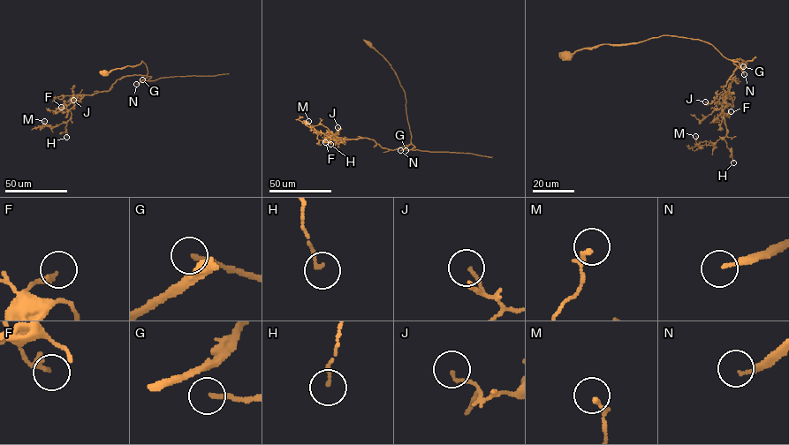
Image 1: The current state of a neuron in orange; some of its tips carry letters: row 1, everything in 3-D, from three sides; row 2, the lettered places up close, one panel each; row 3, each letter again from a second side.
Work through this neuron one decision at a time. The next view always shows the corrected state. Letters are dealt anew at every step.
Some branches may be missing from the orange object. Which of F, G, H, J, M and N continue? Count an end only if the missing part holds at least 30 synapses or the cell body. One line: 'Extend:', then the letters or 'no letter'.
Extend: G, N

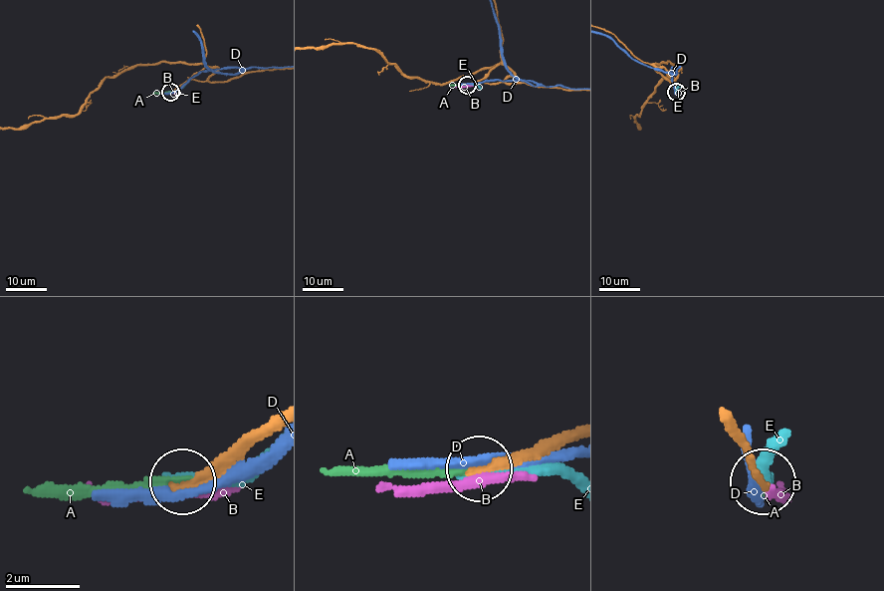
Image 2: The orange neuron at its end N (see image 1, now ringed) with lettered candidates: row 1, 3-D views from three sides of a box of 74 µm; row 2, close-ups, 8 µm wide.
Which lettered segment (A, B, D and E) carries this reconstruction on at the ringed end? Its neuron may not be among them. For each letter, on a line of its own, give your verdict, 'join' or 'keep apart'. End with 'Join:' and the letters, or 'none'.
A: join
B: keep apart
D: keep apart
E: keep apart
Join: A

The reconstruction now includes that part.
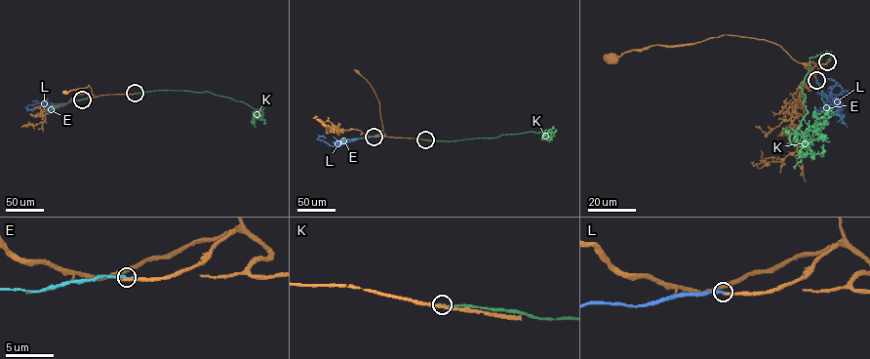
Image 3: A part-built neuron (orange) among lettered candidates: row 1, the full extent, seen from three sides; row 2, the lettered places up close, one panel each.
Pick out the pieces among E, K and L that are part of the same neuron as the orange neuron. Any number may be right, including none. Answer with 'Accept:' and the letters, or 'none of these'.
Accept: L

